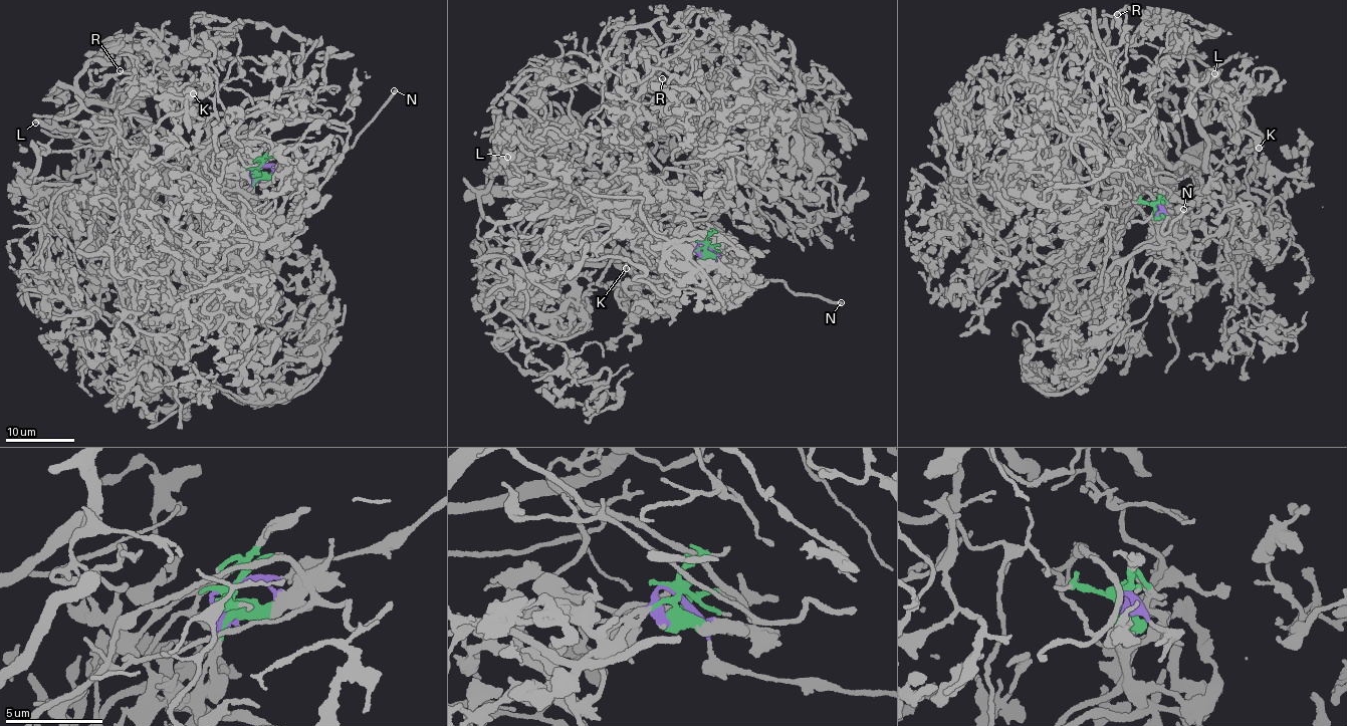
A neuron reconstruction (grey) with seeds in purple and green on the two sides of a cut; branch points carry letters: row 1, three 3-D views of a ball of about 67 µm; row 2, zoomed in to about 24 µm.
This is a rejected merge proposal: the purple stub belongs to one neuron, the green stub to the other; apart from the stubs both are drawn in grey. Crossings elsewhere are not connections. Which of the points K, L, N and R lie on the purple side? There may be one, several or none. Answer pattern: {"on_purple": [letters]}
{"on_purple": ["N"]}

